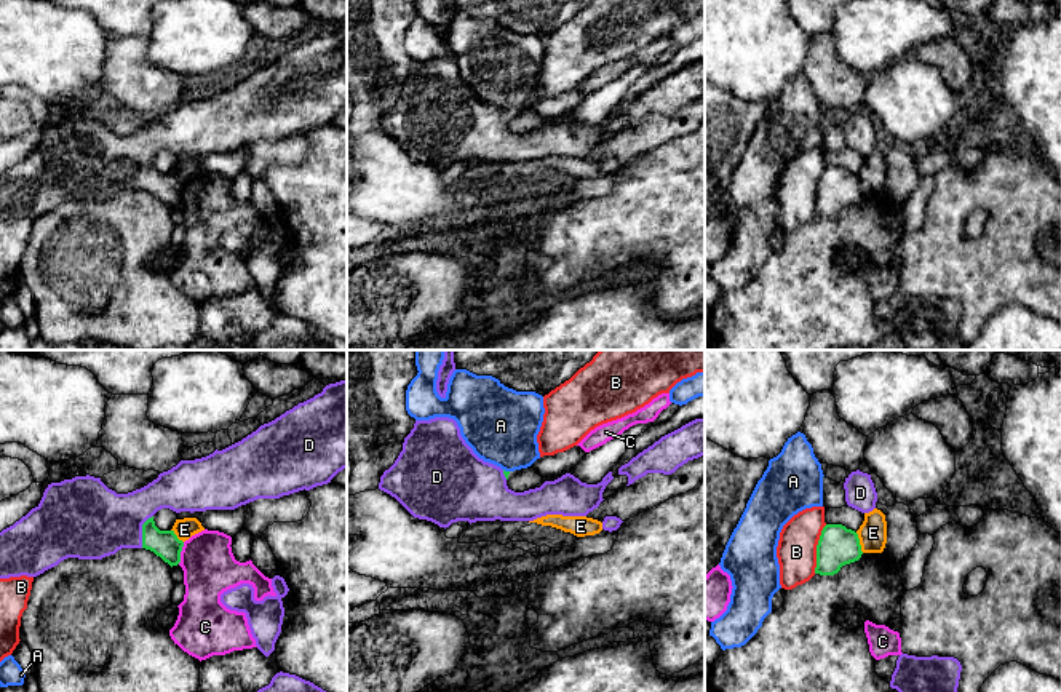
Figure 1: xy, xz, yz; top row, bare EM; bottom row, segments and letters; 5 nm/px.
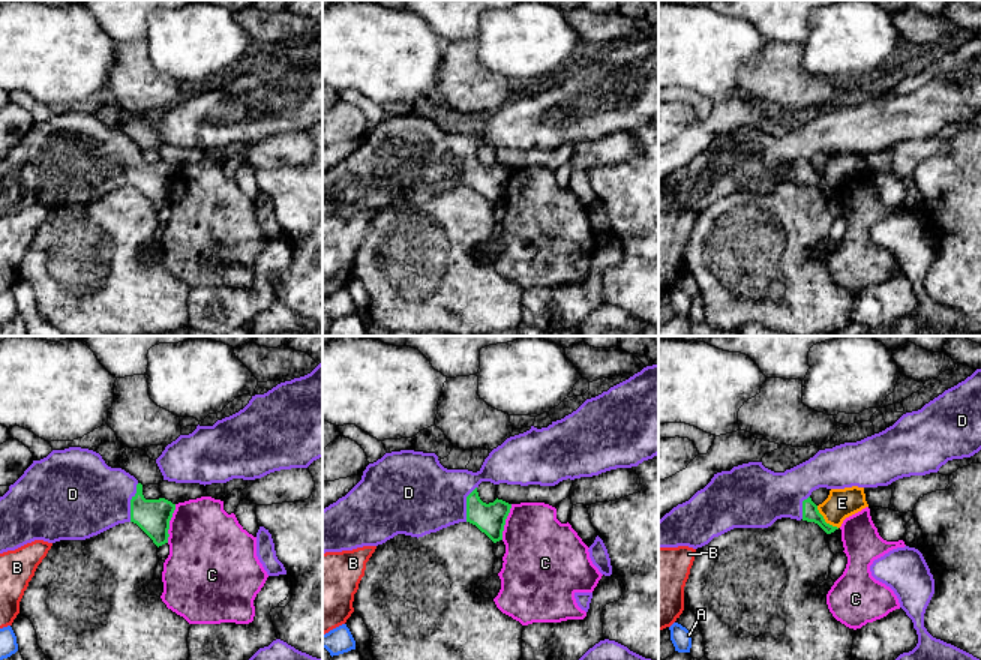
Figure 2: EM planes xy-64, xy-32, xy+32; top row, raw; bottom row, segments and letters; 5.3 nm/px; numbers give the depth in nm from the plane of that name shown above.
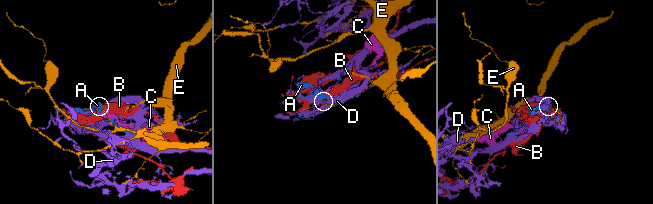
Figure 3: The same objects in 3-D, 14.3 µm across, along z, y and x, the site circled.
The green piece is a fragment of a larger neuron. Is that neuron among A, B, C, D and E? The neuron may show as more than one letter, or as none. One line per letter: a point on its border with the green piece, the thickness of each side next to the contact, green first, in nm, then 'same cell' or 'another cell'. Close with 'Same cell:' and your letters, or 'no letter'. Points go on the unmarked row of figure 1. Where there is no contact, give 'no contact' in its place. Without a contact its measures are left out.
A: meets green in xz at (507, 114); 20 nm thick on the green side, 380 nm on the other; another cell
B: meets green in yz at (817, 190); 200 nm thick on the green side, 200 nm on the other; another cell
C: meets green in xy at (179, 195); 140 nm thick on the green side, 280 nm on the other; another cell
D: meets green in xy at (143, 173); 140 nm thick on the green side, 360 nm on the other; same cell
E: meets green in yz at (858, 184); 200 nm thick on the green side, 140 nm on the other; another cell
Same cell: D

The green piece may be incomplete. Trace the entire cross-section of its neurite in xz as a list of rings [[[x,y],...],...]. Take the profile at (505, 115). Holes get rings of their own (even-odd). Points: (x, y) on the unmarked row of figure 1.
[[[435,59],[415,62],[404,80],[403,93],[395,105],[380,118],[379,131],[395,139],[414,160],[427,161],[439,169],[457,163],[534,163],[546,157],[586,158],[604,142],[602,134],[614,121],[609,113],[601,125],[586,126],[570,115],[540,129],[515,134],[507,128],[510,113],[484,104],[465,85],[454,61]]]

